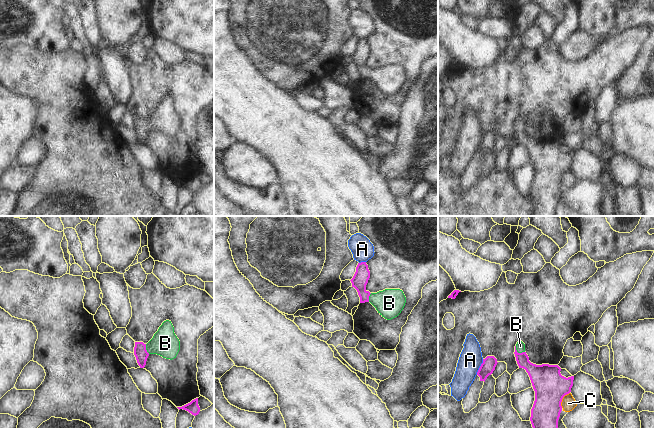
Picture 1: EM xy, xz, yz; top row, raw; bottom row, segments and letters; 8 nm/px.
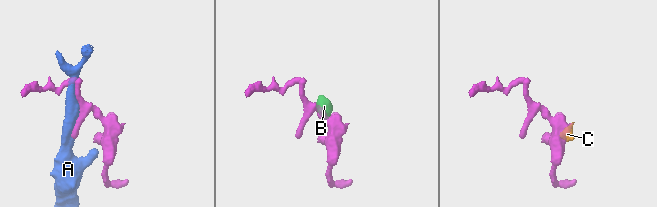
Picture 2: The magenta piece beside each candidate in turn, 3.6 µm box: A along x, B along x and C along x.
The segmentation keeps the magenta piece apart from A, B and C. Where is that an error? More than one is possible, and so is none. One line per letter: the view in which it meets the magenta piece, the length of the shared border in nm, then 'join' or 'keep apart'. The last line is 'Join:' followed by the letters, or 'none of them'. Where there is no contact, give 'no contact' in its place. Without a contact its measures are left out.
A: meets magenta in yz; contact 140 nm long; keep apart
B: meets magenta in yz; contact 90 nm long; join
C: meets magenta in yz; contact 140 nm long; keep apart
Join: B

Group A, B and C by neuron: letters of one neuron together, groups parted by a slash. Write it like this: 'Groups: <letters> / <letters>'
Groups: A / B / C

